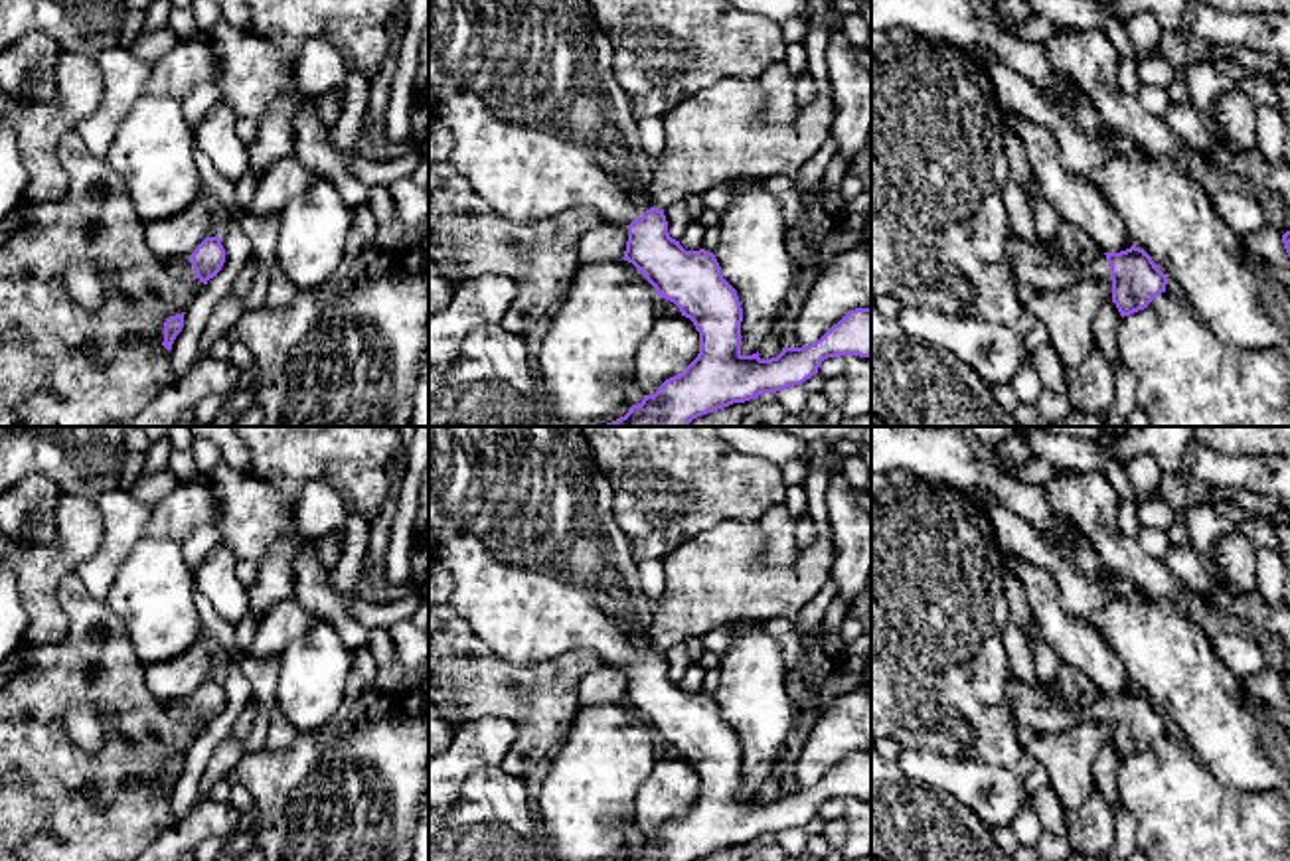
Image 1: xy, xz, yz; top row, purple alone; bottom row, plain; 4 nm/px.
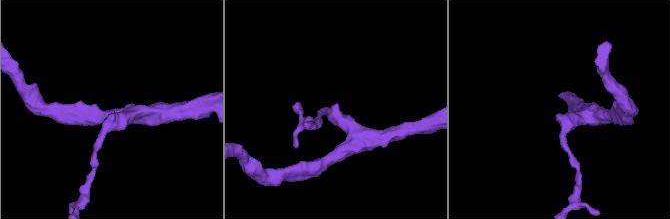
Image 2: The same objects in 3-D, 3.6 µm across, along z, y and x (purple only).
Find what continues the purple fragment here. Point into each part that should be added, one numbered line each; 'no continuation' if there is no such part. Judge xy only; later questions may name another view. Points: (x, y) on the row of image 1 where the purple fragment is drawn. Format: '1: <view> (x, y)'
1: xy (180, 269)

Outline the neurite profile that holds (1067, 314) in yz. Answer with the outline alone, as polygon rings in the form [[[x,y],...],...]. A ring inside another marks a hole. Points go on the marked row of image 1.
[[[1088,278],[1035,292],[1025,312],[1047,330],[1049,344],[1065,369],[1075,369],[1085,363],[1094,344],[1094,318],[1106,300],[1112,300],[1112,280]]]

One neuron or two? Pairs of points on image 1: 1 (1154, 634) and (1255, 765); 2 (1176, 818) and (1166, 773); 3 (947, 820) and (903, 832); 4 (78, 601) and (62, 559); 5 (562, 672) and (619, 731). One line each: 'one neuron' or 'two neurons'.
1: one neuron
2: one neuron
3: one neuron
4: two neurons
5: two neurons

